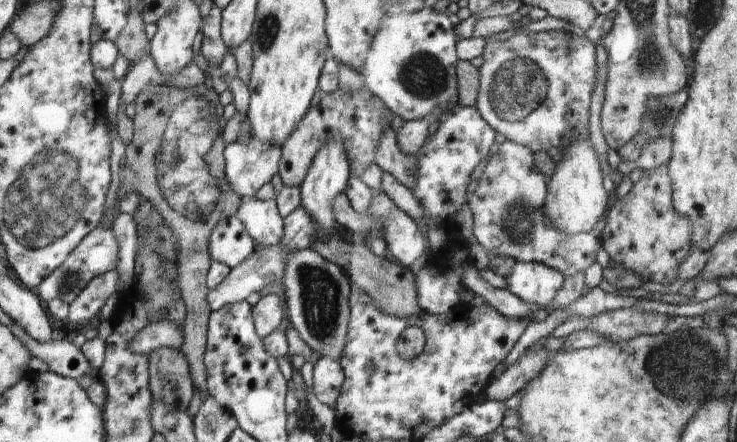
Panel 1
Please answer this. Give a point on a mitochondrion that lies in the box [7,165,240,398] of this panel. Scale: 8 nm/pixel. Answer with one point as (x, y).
(71, 278)

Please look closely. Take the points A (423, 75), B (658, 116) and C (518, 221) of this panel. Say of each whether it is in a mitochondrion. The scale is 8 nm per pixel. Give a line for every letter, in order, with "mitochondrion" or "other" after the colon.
A: mitochondrion
B: mitochondrion
C: mitochondrion

